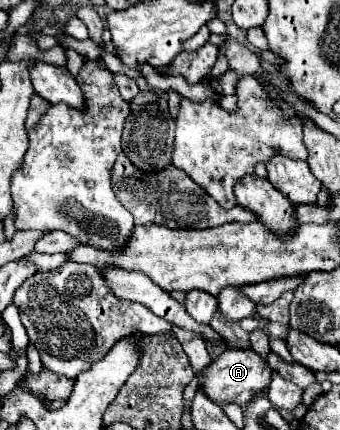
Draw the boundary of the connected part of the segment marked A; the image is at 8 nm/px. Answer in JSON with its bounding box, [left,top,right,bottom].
[201,349,273,407]

